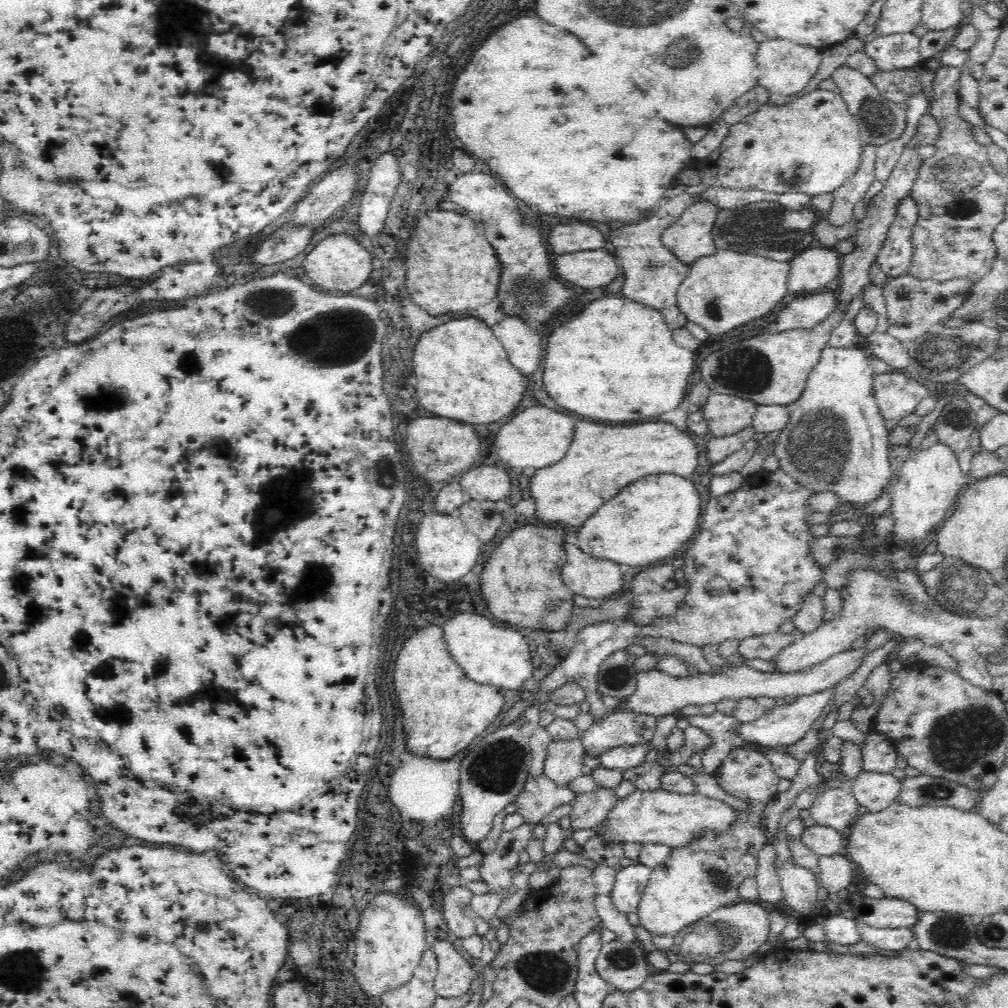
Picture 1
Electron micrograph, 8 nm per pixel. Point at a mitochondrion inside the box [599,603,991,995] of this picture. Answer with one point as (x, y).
(712, 932)

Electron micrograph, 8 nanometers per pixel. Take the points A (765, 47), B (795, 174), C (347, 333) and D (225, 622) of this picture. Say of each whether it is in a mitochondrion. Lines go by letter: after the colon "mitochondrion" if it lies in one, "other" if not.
A: other
B: mitochondrion
C: mitochondrion
D: other

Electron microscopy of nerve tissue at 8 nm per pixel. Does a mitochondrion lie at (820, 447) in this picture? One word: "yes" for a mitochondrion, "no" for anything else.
yes

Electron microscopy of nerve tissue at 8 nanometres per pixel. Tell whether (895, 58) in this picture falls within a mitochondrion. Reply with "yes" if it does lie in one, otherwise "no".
no

